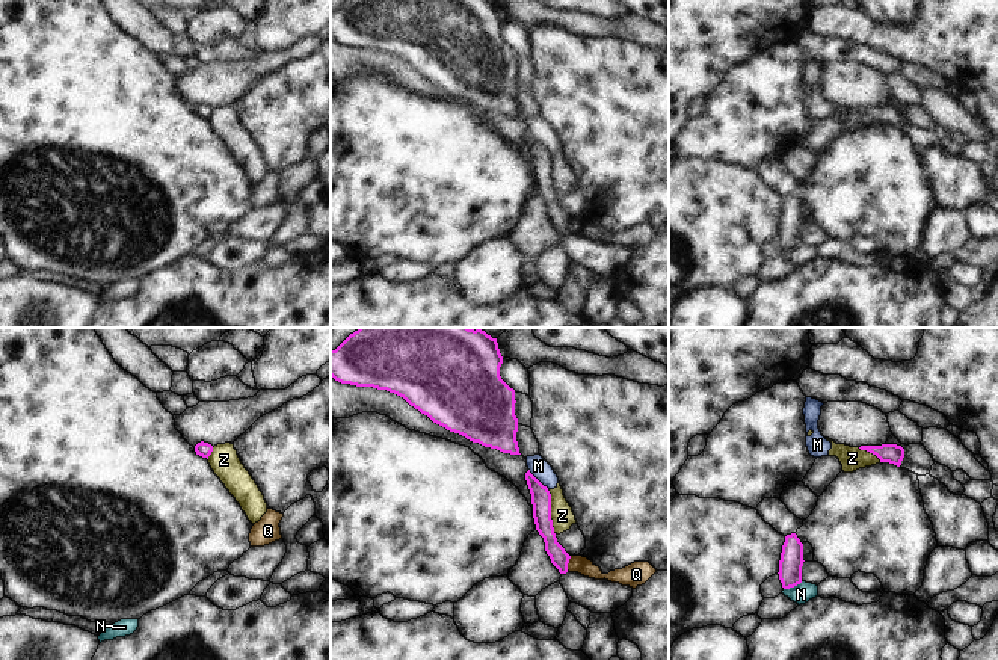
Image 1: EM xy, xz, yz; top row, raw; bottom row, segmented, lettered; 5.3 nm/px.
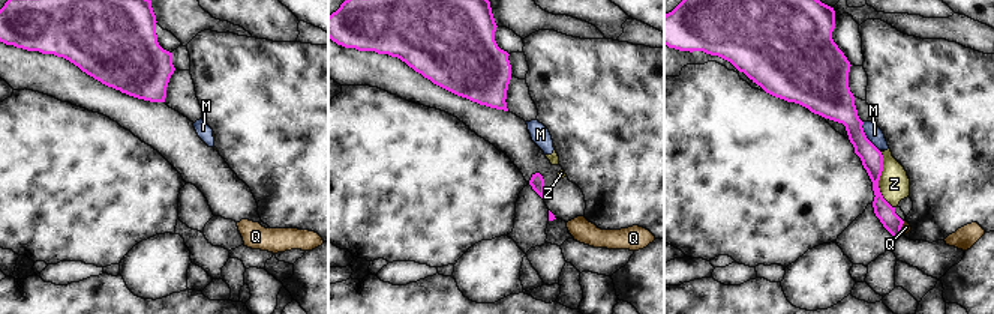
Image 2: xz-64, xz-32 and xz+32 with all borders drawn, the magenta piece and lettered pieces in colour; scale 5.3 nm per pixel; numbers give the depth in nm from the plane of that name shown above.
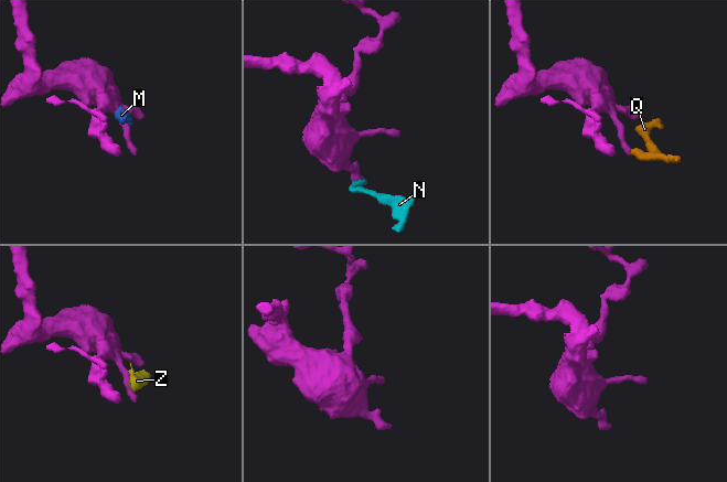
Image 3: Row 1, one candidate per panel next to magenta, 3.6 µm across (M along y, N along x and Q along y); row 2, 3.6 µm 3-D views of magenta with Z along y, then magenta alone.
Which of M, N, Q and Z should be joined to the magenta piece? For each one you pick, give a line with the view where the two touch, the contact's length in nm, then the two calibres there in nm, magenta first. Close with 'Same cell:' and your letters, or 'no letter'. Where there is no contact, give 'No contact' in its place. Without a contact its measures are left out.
Same cell: no letter.

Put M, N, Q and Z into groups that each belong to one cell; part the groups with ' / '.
M Z / N / Q

